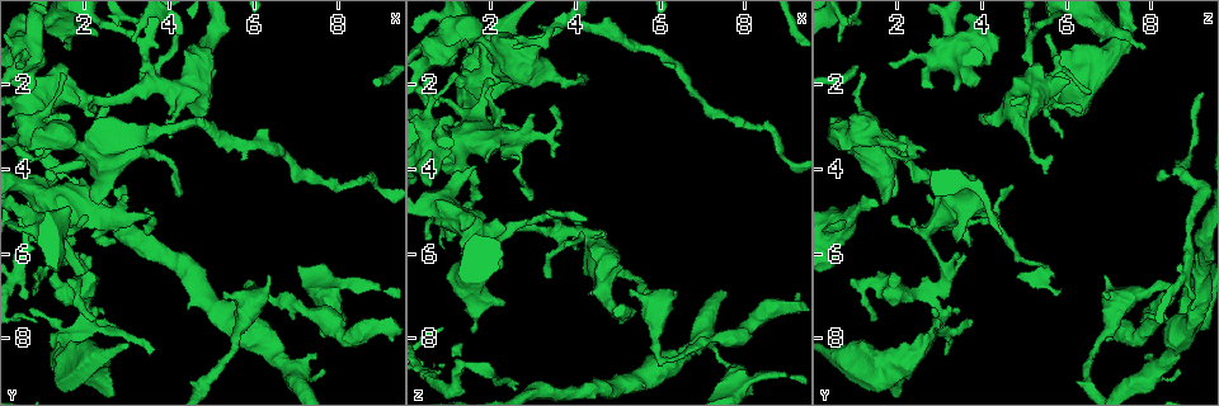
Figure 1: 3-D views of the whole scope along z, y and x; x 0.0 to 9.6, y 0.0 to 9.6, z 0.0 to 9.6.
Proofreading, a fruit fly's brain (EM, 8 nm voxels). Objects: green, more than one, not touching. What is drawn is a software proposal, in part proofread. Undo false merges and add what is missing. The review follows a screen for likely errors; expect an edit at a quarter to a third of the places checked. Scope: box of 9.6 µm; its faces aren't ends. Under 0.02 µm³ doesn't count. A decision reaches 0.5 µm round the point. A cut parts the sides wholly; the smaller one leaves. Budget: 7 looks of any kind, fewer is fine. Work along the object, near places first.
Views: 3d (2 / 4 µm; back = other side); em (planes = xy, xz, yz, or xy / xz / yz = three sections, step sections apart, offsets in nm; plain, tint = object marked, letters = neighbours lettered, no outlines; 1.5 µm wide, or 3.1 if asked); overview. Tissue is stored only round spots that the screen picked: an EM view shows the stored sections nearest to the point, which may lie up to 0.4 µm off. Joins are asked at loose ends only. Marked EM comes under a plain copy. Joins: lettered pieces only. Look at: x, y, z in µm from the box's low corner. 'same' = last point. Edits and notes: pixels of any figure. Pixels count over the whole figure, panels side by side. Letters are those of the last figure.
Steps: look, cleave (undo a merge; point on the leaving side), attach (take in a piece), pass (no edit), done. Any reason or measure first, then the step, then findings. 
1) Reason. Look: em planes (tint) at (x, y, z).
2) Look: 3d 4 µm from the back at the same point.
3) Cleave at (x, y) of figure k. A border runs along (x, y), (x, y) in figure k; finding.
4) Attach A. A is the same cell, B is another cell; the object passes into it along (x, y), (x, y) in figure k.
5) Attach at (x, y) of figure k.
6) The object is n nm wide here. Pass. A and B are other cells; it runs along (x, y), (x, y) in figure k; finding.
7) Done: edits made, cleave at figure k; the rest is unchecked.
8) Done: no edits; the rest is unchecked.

An open end. Look: em yz step 4 (letters) at (1.30, 1.95, 6.00).

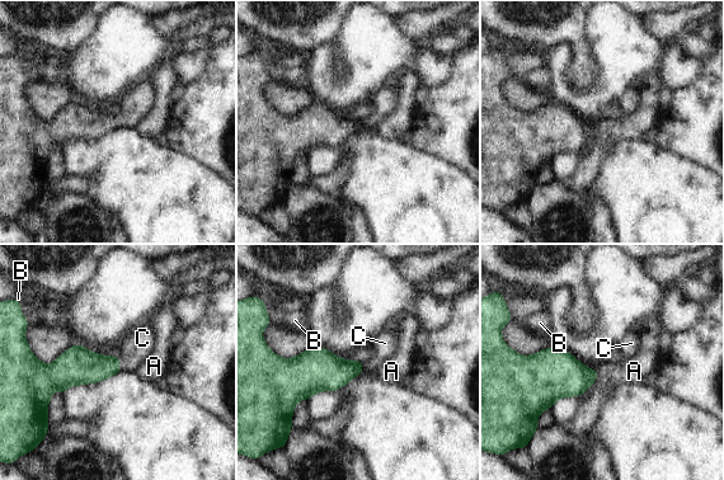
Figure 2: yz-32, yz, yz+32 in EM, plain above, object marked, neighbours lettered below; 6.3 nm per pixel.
Attach C. C is the same cell, A and B are other cells; the object passes into it along (79, 366), (118, 363), (139, 346) in figure 2; the neuron continues.

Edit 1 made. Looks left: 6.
Look: 3d 2 µm from the back at (1.65, 1.15, 7.85).

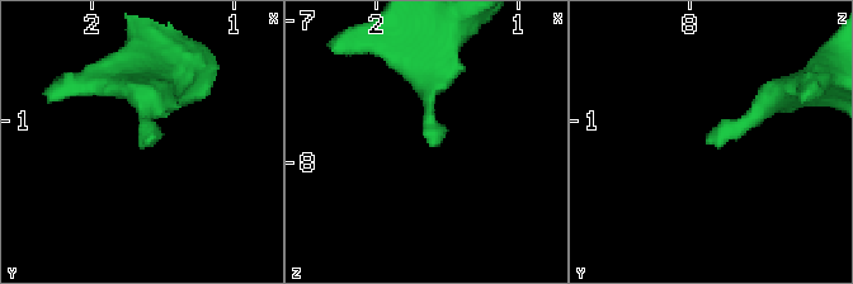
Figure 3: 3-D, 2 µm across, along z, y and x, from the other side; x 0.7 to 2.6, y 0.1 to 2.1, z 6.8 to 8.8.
Look: em xy step 4 (letters) at (1.60, 1.12, 7.90).

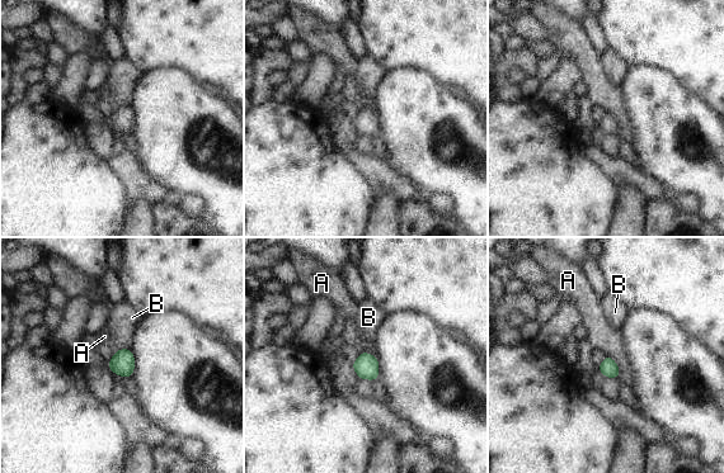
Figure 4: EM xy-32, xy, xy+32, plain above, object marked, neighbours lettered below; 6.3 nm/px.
Pass. A and B are other cells; no lettered piece goes on from it.

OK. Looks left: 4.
Look: overview.

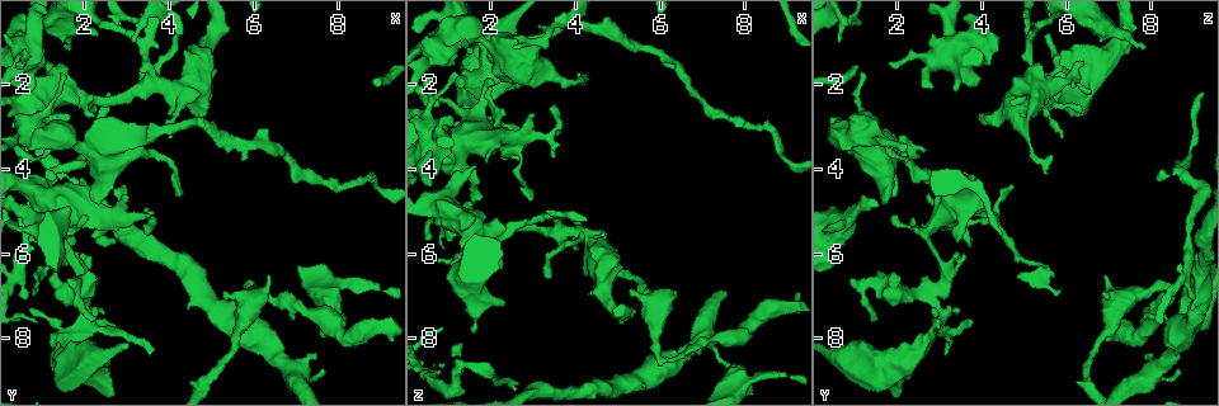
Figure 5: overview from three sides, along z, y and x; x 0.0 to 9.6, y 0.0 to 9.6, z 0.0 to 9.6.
Three-way junction. Look: em xz step 4 (letters) at (2.55, 5.25, 3.35).

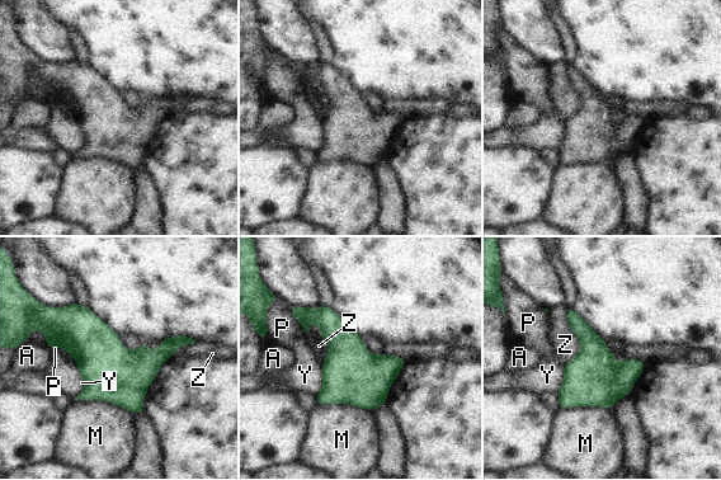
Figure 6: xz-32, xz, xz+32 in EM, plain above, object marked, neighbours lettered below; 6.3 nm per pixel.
The object is 300 nm wide here; the longest contact is with M, 400 nm. Pass. A, M, P, Y and Z are other cells; one neuron here.

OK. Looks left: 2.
Done: edits made, attach at figure 2; the rest is unchecked.

